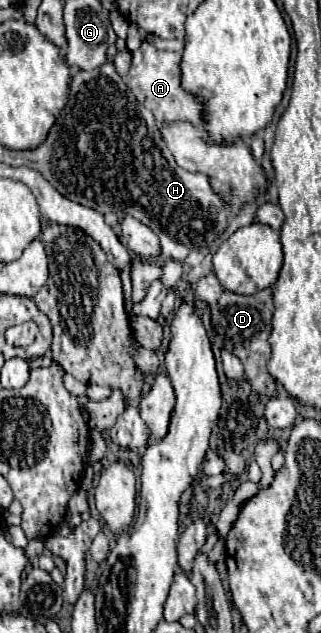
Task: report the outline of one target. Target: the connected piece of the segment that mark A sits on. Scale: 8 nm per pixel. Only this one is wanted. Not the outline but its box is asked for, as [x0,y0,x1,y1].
[123,42,207,126]

